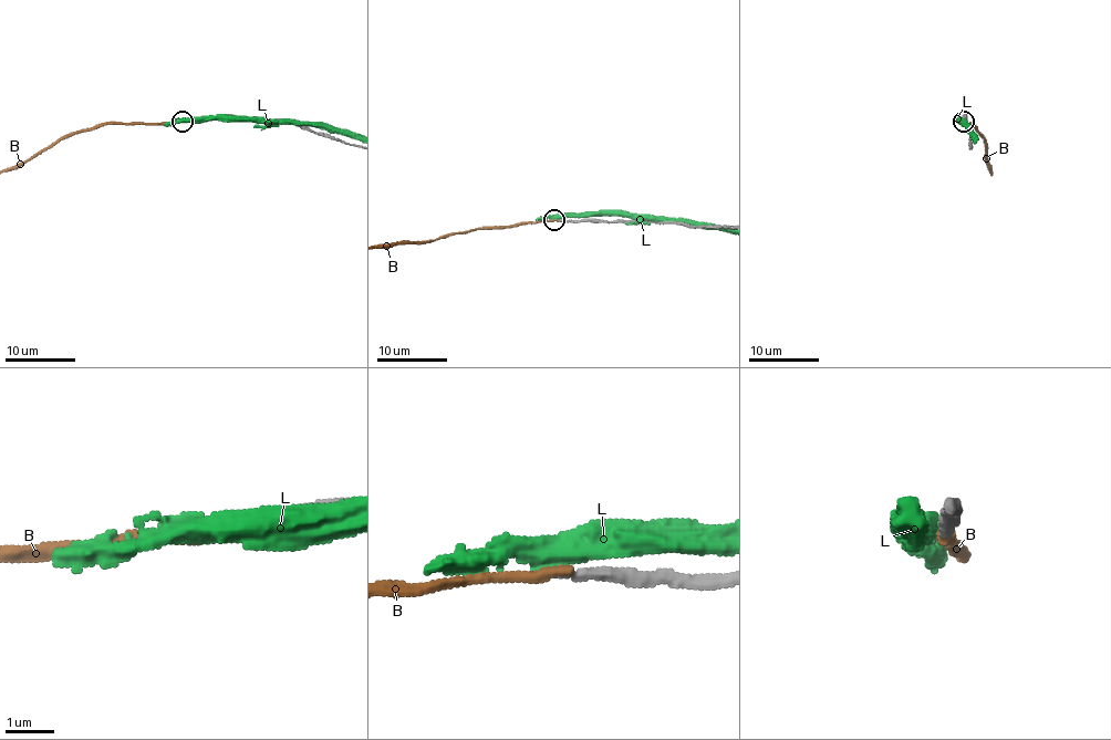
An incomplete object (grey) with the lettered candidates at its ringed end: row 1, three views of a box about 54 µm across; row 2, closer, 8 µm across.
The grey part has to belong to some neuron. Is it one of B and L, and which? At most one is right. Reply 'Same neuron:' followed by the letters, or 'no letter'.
Same neuron: B

